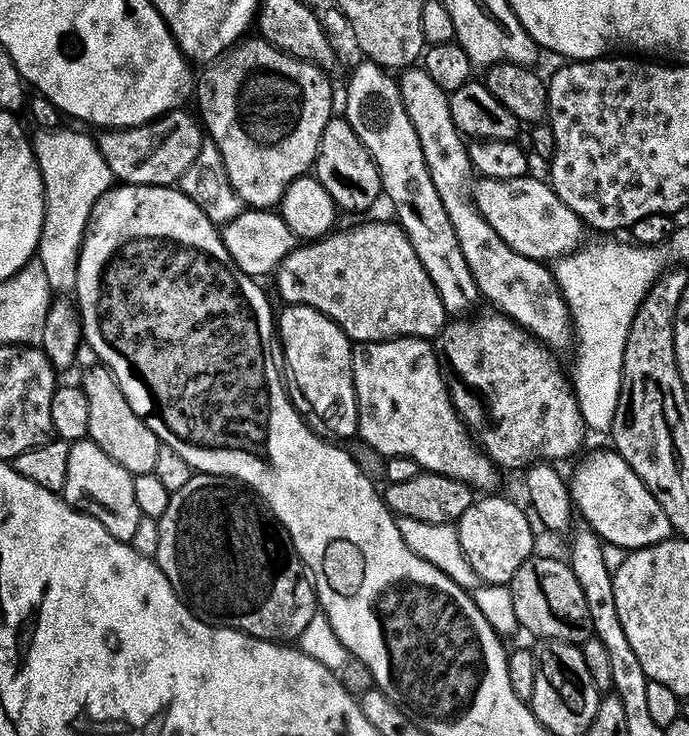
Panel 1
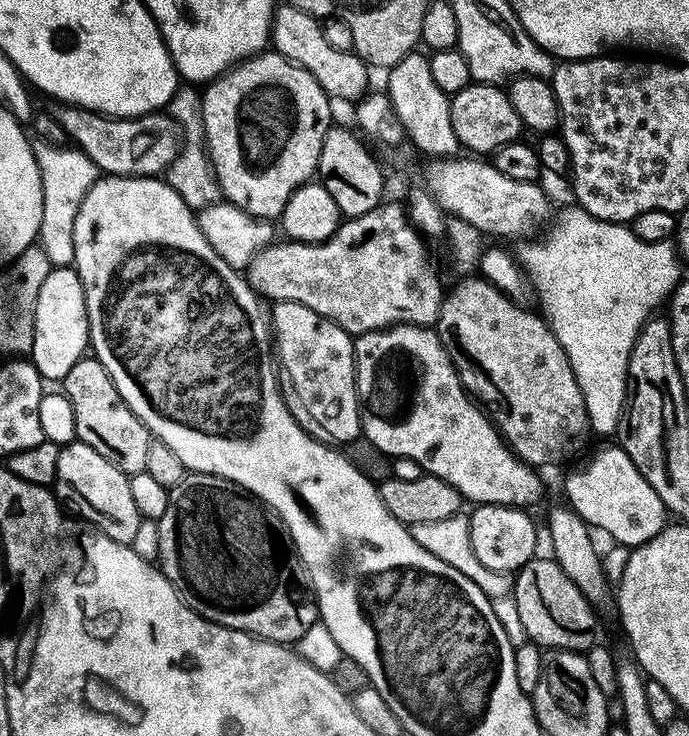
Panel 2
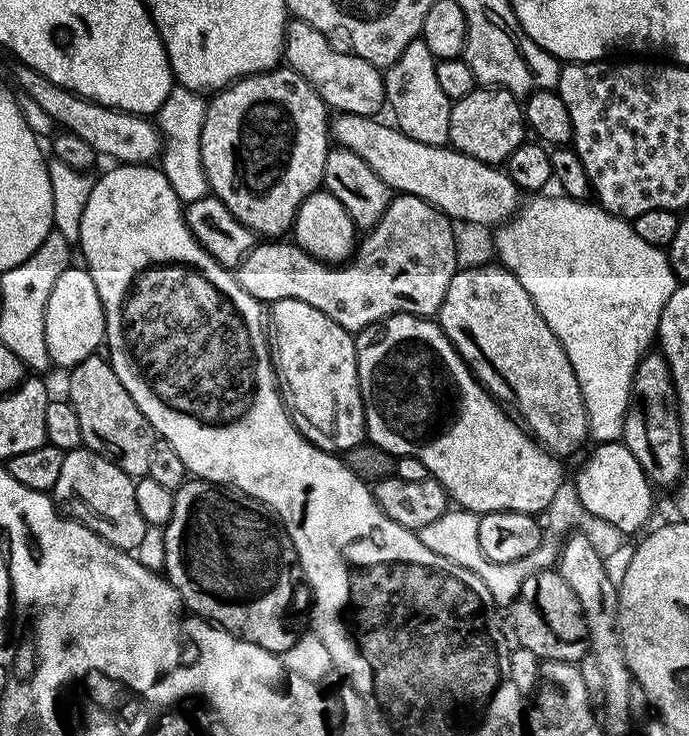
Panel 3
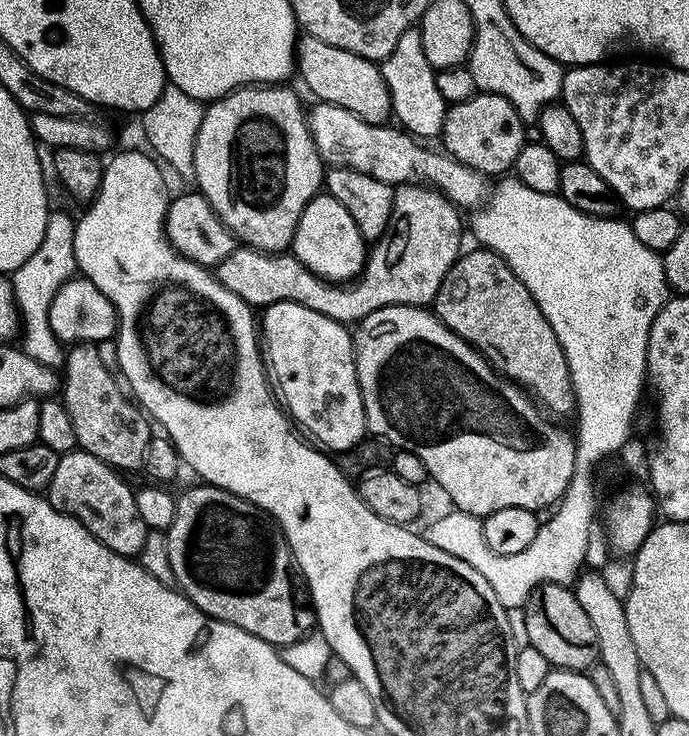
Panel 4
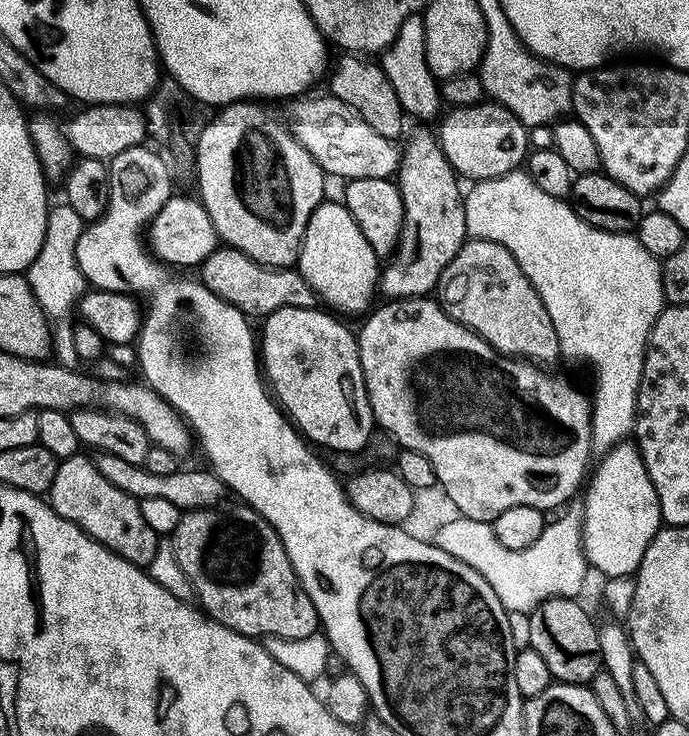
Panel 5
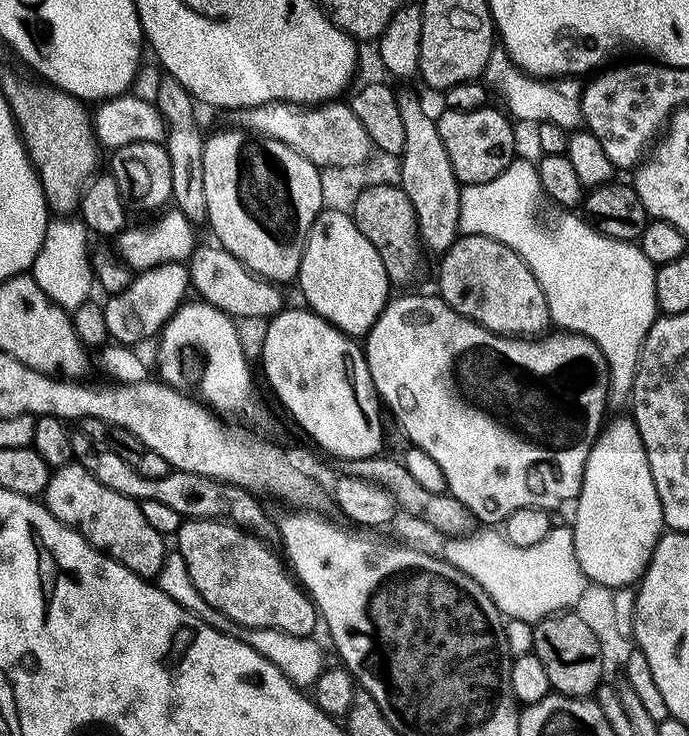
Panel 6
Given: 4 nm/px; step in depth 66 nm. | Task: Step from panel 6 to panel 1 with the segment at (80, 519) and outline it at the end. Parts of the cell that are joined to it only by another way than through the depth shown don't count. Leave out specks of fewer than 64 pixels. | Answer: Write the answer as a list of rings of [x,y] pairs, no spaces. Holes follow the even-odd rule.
[[[85,438],[72,444],[62,499],[72,508],[102,522],[102,526],[106,526],[114,538],[125,542],[134,538],[134,529],[138,526],[141,513],[134,498],[133,475],[118,466],[118,462],[114,462],[114,458],[110,458],[110,454],[106,454],[106,450],[92,440]]]

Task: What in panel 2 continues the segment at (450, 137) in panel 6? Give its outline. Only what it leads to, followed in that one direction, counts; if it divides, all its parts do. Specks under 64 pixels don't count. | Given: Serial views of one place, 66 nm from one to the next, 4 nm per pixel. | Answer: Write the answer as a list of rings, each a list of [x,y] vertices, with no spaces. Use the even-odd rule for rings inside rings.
[[[475,82],[467,84],[462,90],[458,90],[458,94],[454,94],[449,99],[448,105],[450,106],[450,122],[454,125],[454,134],[458,138],[461,149],[467,150],[469,148],[469,153],[472,154],[493,154],[499,151],[500,148],[506,146],[507,144],[514,143],[521,139],[522,125],[520,119],[518,118],[518,110],[514,110],[514,106],[510,102],[507,91],[499,84],[477,84]]]

